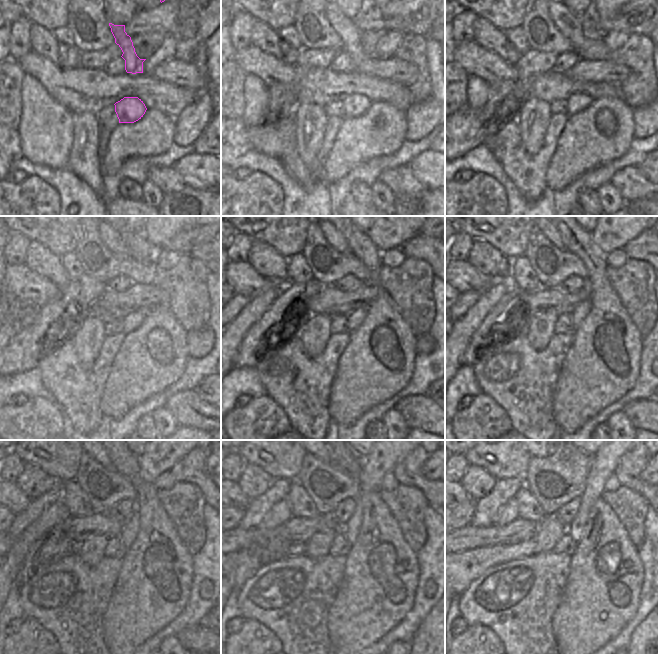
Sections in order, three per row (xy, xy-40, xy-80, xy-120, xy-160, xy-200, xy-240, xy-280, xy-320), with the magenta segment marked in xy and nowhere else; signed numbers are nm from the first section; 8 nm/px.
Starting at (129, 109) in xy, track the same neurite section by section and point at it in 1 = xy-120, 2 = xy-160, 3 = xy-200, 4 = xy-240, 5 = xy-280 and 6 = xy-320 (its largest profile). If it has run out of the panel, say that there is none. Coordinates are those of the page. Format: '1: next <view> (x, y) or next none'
1: next xy-120 (133, 319)
2: next xy-160 (357, 316)
3: next xy-200 (578, 314)
4: next xy-240 (130, 528)
5: next xy-280 (381, 460)
6: next xy-320 (603, 463)

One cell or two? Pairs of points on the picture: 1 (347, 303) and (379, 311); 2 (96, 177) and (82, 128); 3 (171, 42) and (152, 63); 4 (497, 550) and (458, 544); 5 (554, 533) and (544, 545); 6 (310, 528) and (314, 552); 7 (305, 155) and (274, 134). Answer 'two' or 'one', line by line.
1: two
2: one
3: one
4: two
5: one
6: two
7: two

